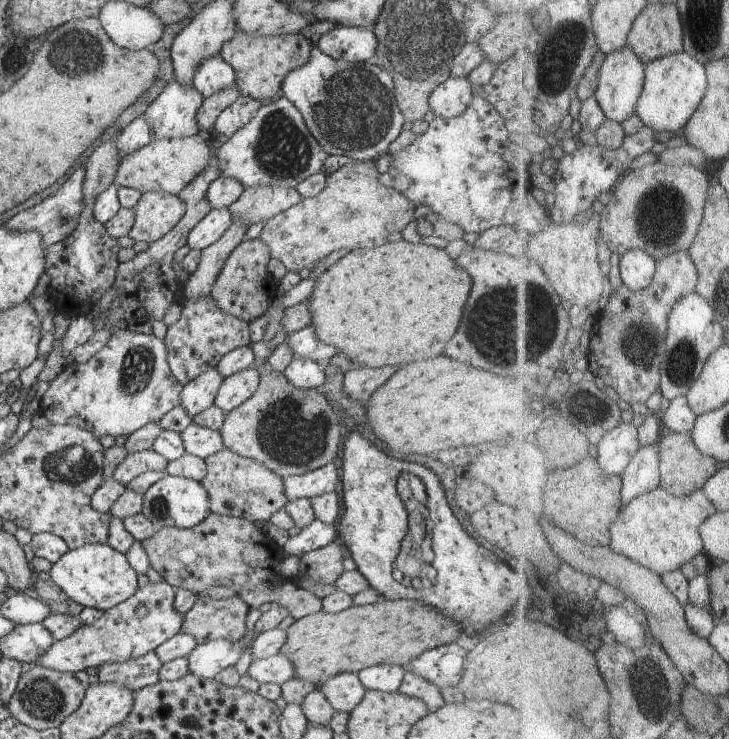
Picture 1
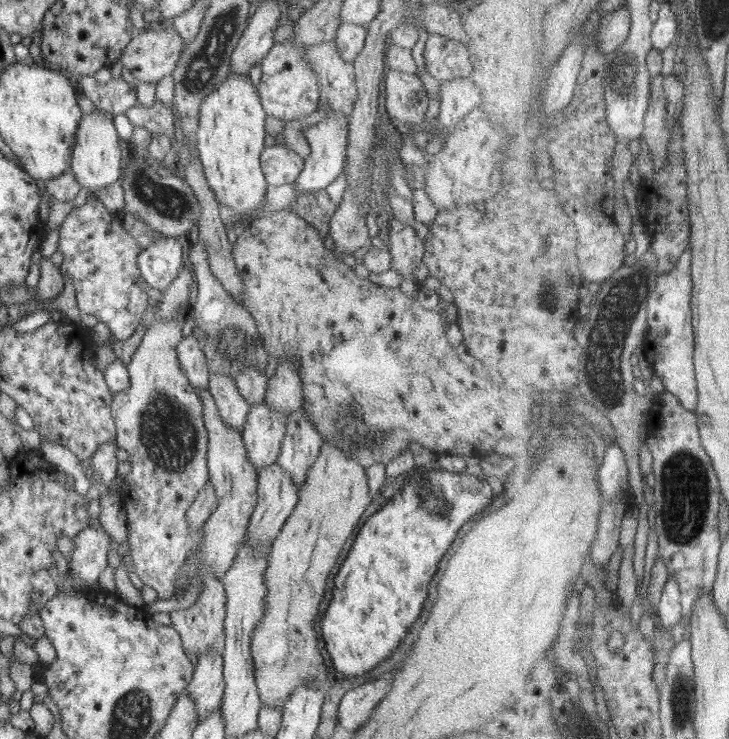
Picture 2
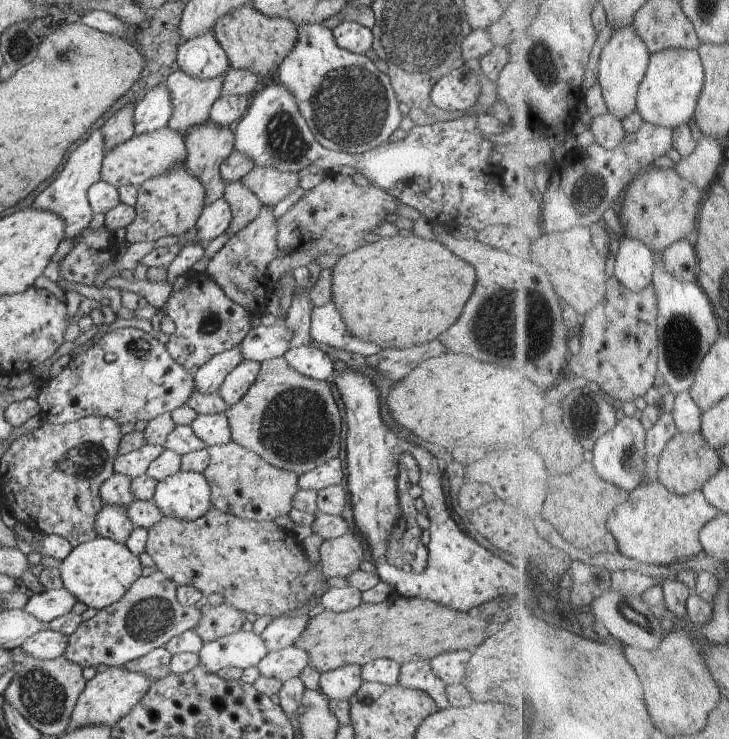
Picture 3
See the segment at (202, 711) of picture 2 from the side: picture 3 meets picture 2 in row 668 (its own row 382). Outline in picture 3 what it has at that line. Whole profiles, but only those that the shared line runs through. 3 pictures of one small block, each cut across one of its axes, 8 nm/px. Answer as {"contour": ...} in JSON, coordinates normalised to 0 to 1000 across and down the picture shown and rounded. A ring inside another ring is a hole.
{"contour":[[[328,468],[288,484],[265,507],[267,528],[274,528],[277,533],[298,530],[310,509],[314,509],[316,503],[325,498],[332,488],[332,476],[329,476]]]}

